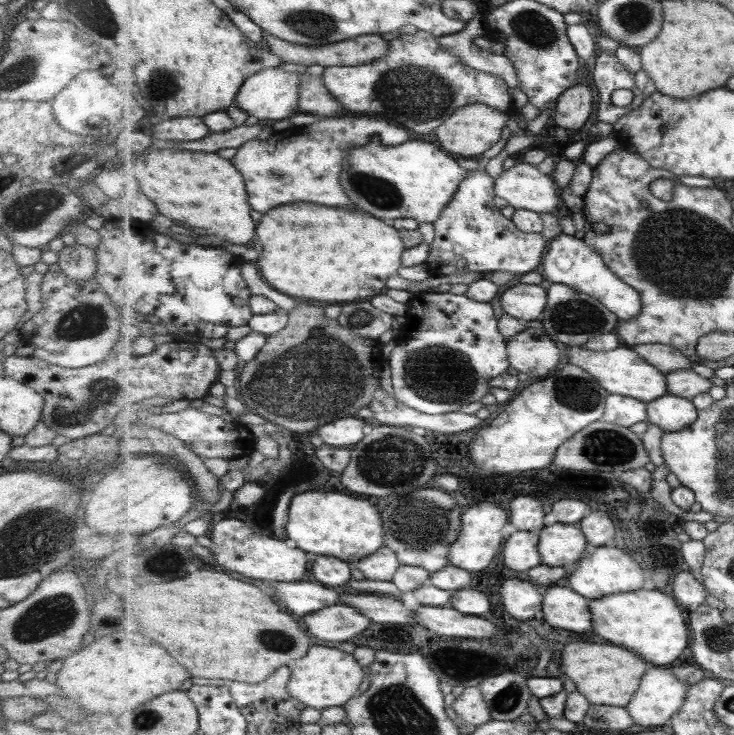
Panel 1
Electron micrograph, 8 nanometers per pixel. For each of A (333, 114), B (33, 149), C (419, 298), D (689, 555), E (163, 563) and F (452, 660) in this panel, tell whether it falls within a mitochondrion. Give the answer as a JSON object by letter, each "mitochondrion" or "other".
{"A":"other","B":"other","C":"other","D":"other","E":"mitochondrion","F":"other"}

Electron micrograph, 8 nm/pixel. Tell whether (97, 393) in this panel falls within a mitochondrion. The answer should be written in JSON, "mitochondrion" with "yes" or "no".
{"mitochondrion":"yes"}

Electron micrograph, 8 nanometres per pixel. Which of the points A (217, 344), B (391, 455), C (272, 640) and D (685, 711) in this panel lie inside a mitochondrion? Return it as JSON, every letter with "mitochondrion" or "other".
{"A":"other","B":"mitochondrion","C":"mitochondrion","D":"other"}

